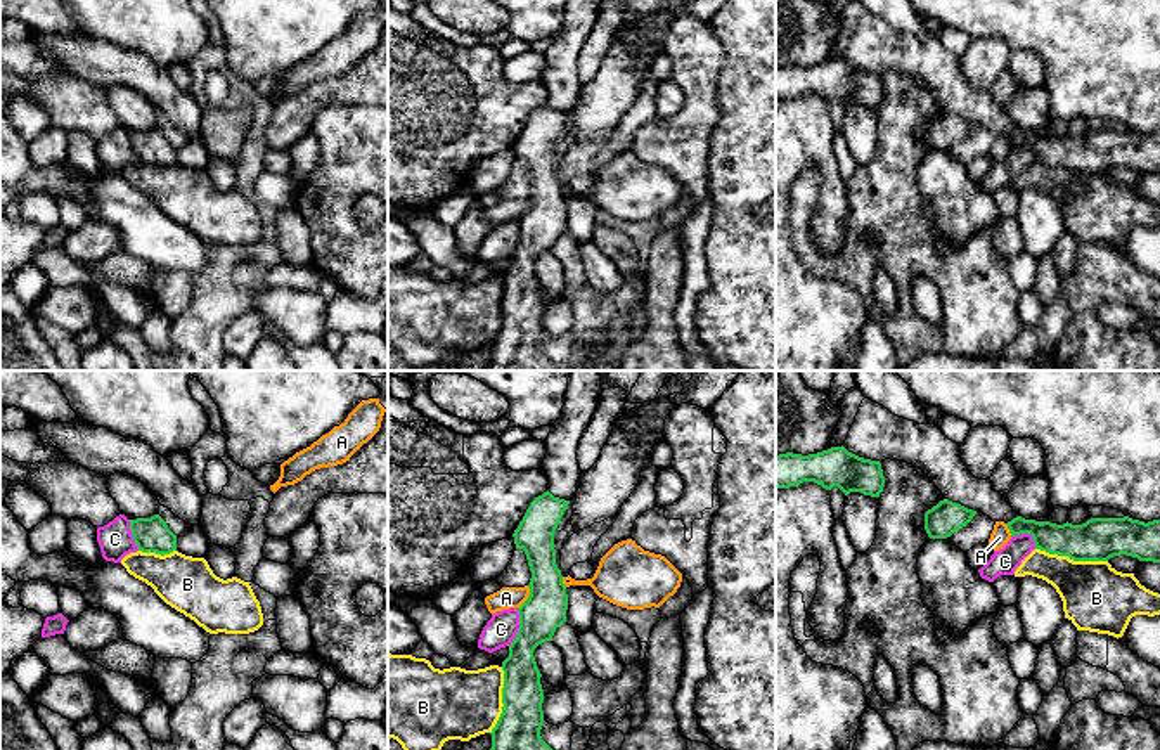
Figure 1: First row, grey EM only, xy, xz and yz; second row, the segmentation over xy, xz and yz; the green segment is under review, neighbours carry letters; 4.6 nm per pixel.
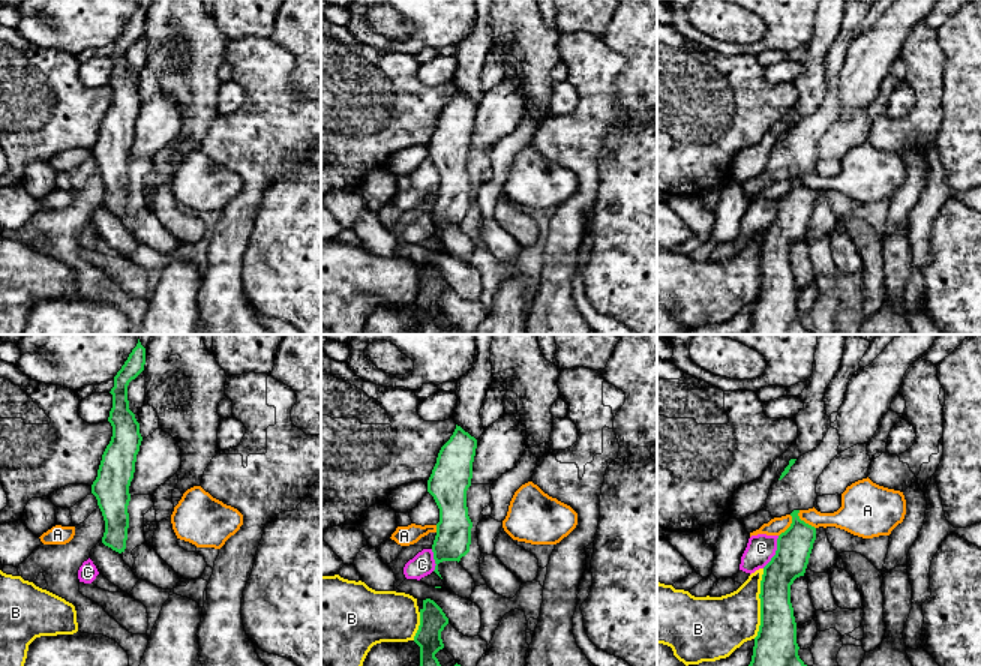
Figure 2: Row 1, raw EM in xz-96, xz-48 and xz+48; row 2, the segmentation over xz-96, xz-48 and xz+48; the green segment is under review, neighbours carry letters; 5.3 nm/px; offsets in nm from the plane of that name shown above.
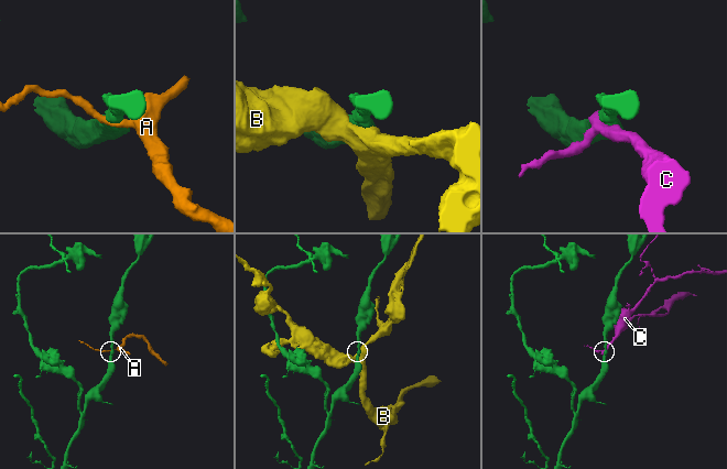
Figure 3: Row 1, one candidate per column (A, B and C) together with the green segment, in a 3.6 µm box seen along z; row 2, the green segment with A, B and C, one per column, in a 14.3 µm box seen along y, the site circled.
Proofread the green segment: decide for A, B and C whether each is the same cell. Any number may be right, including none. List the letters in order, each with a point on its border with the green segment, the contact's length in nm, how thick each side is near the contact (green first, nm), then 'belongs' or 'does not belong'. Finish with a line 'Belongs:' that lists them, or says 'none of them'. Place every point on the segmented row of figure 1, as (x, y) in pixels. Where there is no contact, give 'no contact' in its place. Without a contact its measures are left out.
A: contact xz (528, 598); length 120 nm; calibres 200 and 100 nm; does not belong
B: contact yz (1072, 558); length 340 nm; calibres 200 and 320 nm; does not belong
C: contact xz (520, 627); length 190 nm; calibres 200 and 150 nm; does not belong
Belongs: none of them

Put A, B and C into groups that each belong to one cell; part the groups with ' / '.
A / B / C

